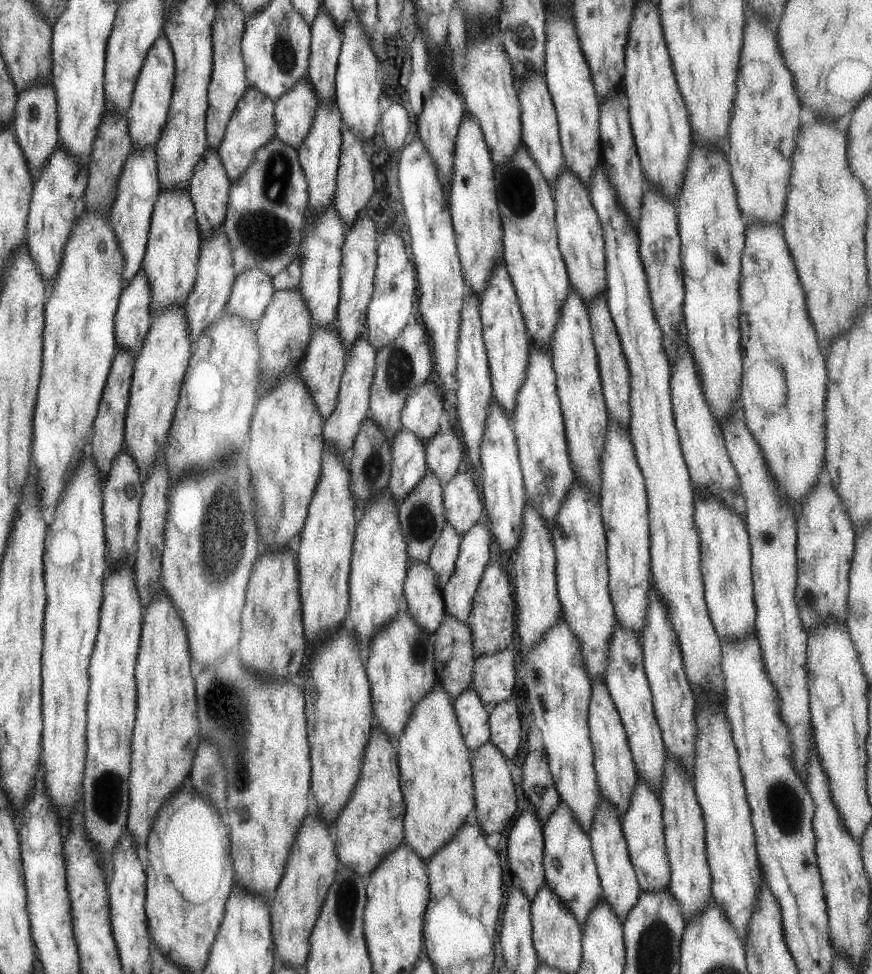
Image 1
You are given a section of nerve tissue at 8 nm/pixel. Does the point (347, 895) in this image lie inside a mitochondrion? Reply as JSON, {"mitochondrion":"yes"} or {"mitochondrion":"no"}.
{"mitochondrion":"yes"}

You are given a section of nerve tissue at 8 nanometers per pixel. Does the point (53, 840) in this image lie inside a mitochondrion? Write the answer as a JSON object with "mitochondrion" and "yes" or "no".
{"mitochondrion":"no"}

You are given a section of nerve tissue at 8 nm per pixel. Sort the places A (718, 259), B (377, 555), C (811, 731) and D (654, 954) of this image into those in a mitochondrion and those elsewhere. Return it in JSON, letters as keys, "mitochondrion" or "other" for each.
{"A":"other","B":"other","C":"other","D":"mitochondrion"}

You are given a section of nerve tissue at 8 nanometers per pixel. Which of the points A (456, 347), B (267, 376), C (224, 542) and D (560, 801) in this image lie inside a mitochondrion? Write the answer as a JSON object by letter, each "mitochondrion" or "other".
{"A":"other","B":"mitochondrion","C":"mitochondrion","D":"other"}

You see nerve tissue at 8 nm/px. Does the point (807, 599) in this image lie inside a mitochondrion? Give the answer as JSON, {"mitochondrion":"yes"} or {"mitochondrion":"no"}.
{"mitochondrion":"yes"}

